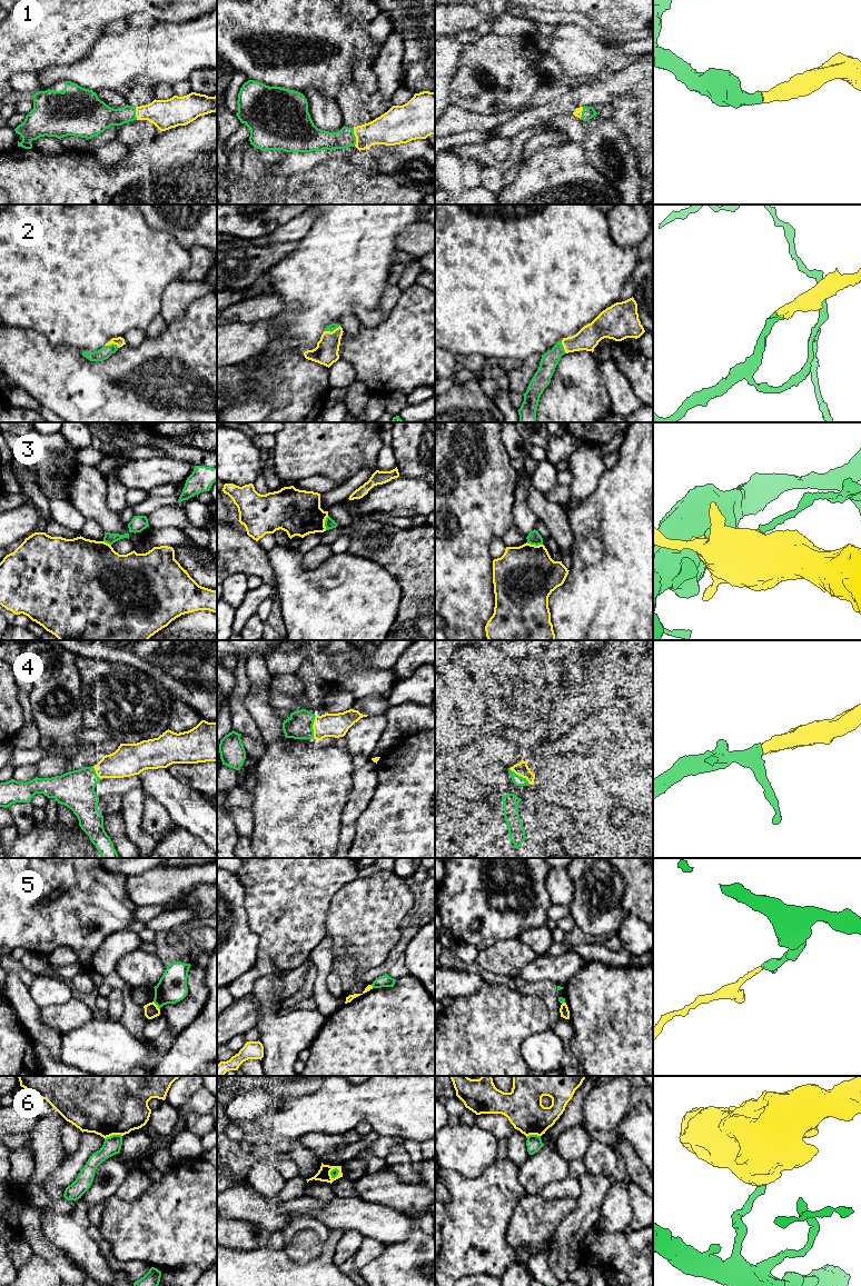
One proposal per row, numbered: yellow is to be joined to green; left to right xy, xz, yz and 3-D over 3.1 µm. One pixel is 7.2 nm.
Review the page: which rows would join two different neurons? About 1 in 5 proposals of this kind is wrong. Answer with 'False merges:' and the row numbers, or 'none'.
False merges: 5, 6

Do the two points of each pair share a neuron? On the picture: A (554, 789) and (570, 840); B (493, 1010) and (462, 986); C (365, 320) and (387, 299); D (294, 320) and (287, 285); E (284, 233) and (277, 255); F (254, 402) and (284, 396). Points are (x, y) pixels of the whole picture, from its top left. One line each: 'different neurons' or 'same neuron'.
A: different neurons
B: different neurons
C: same neuron
D: same neuron
E: different neurons
F: different neurons

